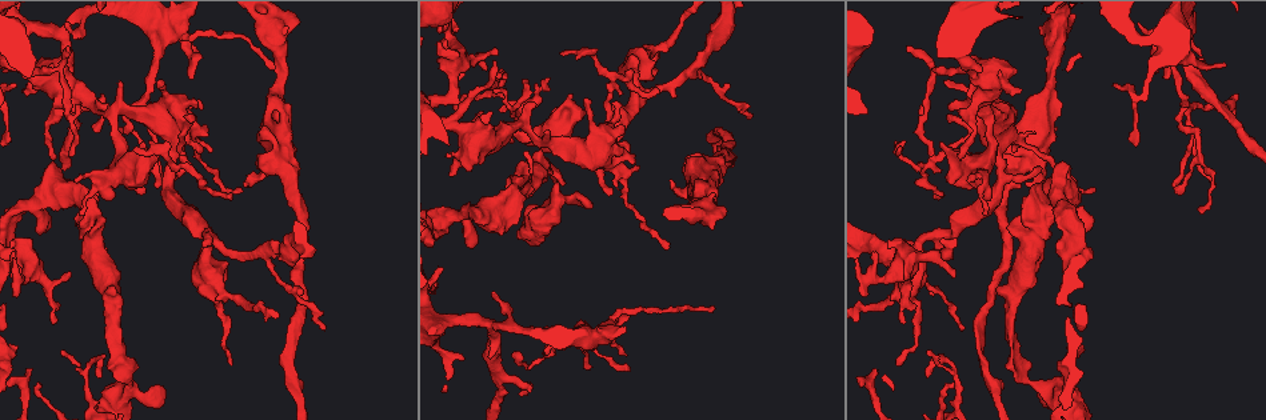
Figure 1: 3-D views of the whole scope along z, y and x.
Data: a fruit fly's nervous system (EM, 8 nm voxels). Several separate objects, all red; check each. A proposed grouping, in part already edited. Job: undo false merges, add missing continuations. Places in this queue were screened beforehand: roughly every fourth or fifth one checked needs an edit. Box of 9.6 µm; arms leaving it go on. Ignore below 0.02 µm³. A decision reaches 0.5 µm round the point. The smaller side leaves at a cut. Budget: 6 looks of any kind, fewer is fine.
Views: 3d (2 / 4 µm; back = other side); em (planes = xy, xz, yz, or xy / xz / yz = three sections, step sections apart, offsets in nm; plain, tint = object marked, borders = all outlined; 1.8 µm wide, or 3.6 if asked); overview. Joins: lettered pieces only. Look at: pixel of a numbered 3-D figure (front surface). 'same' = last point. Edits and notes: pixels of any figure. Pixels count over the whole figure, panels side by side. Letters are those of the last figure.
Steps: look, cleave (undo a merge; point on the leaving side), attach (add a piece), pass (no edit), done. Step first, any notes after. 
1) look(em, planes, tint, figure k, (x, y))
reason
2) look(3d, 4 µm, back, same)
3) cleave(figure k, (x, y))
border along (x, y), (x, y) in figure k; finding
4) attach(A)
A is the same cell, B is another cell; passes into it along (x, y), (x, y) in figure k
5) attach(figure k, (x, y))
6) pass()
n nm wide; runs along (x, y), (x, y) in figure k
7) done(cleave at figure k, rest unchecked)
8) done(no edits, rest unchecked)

look(em, yz, step 8, borders, figure 1, (14, 248))

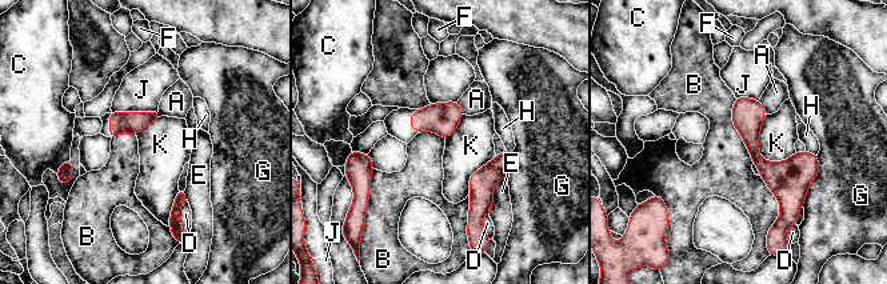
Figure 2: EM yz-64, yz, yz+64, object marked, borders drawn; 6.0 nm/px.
look(em, planes, borders, same)
cut it another way

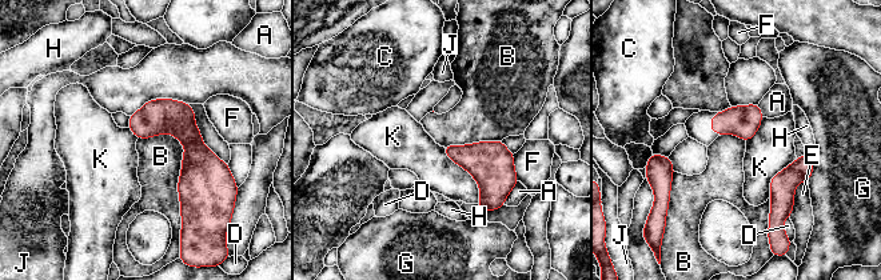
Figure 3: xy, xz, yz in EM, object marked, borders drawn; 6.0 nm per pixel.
pass()
B touches over 600 nm; A, B, C, D, E, F, G, H, J and K are other cells; runs along (152, 103), (192, 142), (184, 210) in figure 3; none of them fits

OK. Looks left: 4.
look(em, xz, step 16, borders, figure 1, (41, 384))
thin end

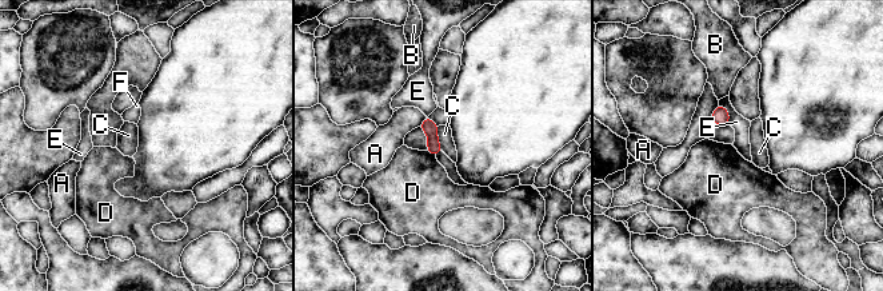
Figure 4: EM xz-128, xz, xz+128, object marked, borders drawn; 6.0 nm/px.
pass()
A, B, C, D, E and F are other cells; border along (438, 126), (438, 142), (442, 150) in figure 4; none of them fits

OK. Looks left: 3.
look(em, planes, borders, figure 1, (325, 329))
tapers out

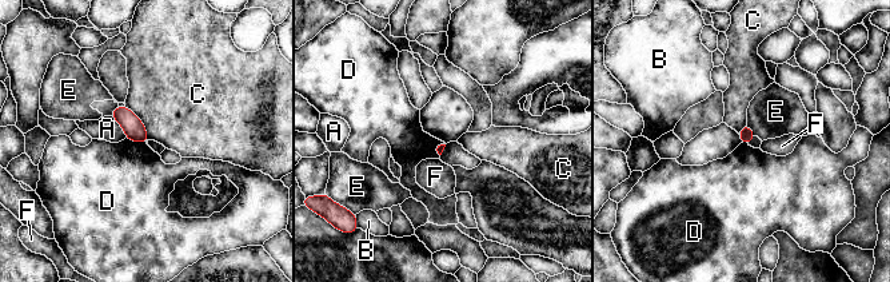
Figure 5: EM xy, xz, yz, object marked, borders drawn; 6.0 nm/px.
pass()
C touches over 240 nm; A, B, C, D, E and F are other cells; border along (126, 136), (146, 143) in figure 5; no lettered piece goes on from it

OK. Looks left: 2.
done(no edits, rest unchecked)

